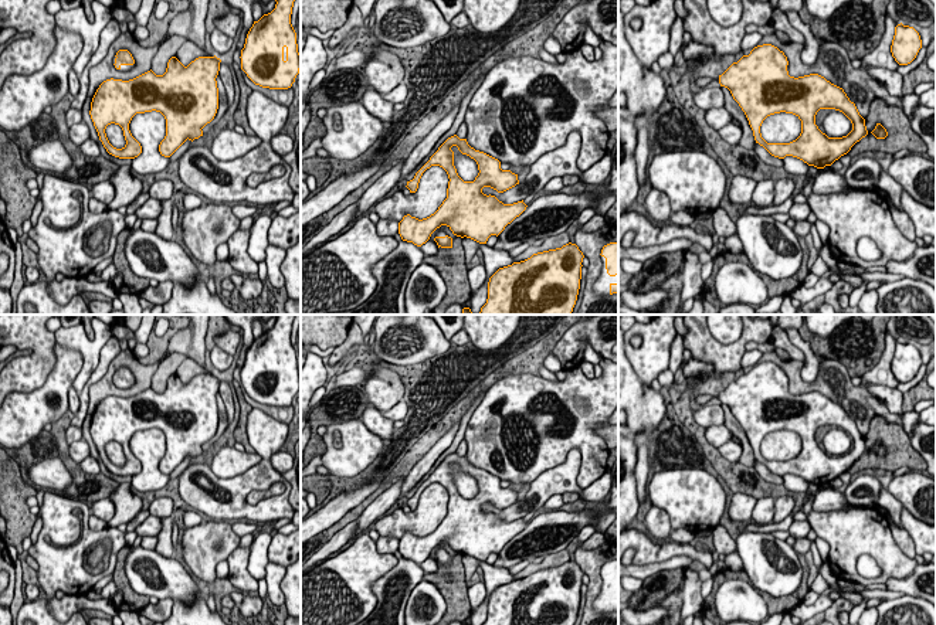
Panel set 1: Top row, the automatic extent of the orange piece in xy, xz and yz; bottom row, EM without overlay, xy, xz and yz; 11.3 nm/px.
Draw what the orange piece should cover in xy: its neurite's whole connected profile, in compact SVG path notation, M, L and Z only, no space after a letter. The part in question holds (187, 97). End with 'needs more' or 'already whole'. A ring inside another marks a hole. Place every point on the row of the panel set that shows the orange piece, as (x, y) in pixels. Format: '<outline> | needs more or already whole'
M176 57L167 62L166 72L156 75L152 69L129 81L106 79L96 89L91 102L91 119L106 152L119 159L135 159L142 153L140 143L132 136L129 123L136 113L160 112L166 119L166 136L159 145L159 152L170 157L187 139L203 136L203 128L210 123L218 109L217 75L221 60L214 57L199 57L184 67ZM108 125L119 125L123 130L126 145L113 147L105 133Z | already whole

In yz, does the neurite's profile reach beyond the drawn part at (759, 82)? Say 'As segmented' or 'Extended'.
As segmented

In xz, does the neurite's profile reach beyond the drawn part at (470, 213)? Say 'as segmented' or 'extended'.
as segmented

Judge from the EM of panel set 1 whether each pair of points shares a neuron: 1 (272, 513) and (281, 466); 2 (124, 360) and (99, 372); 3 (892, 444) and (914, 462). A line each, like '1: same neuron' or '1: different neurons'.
1: different neurons
2: different neurons
3: same neuron

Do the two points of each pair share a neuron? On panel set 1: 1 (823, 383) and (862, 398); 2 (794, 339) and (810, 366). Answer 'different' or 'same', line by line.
1: same
2: same

